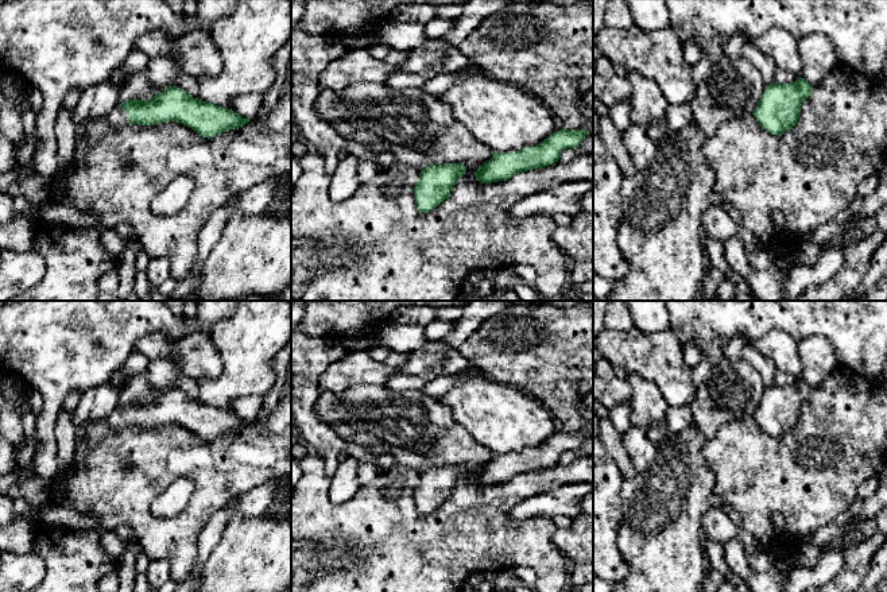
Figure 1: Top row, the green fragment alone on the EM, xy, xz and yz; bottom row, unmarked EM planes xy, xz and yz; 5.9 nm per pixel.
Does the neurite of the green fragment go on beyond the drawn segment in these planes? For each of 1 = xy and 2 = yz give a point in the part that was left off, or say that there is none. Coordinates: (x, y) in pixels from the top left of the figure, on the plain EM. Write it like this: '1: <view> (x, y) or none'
1: xy (116, 420)
2: none

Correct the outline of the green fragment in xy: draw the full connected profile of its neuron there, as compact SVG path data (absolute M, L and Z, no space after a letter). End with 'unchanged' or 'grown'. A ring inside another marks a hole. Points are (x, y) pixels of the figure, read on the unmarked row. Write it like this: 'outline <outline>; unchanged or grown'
outline M169 388L150 402L128 402L115 409L104 422L111 429L152 427L167 423L183 426L202 440L213 440L249 425L237 414L191 399L178 388Z; grown

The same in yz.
outline M802 379L790 386L766 387L752 417L767 434L782 437L797 426L801 407L812 396L812 390Z; unchanged

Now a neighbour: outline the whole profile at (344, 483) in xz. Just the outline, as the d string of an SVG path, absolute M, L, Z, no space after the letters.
M349 457L336 469L329 487L329 498L333 503L346 503L359 490L357 465L359 461Z

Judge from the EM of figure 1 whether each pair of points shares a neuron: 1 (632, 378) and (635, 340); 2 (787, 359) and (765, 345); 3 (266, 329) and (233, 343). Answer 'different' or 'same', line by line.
1: different
2: same
3: same

